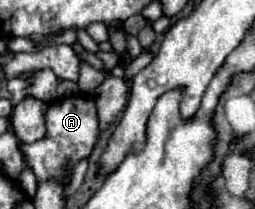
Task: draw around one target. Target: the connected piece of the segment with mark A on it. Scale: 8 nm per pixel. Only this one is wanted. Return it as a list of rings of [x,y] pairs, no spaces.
[[[84,93],[64,97],[48,105],[48,109],[44,111],[44,121],[46,121],[46,135],[30,145],[20,143],[20,151],[24,155],[26,165],[36,175],[38,183],[44,183],[48,179],[60,179],[62,185],[68,185],[74,165],[90,157],[96,145],[96,139],[100,135],[96,103],[90,95],[84,95]]]

